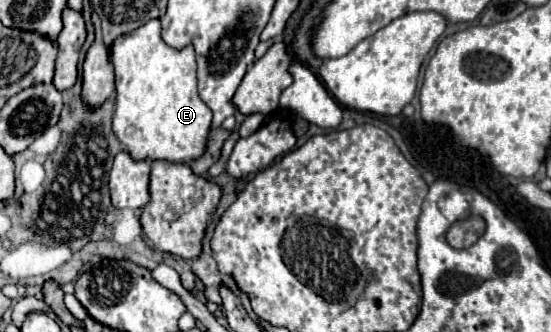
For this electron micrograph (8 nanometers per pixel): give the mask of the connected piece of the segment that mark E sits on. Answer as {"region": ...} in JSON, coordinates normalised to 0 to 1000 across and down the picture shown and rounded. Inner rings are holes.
{"region":[[[276,57],[247,93],[214,111],[200,142],[211,226],[211,316],[203,395],[247,485],[301,479],[341,491],[370,461],[385,334],[359,292],[358,190],[348,136],[312,148],[290,111],[290,63]]]}

